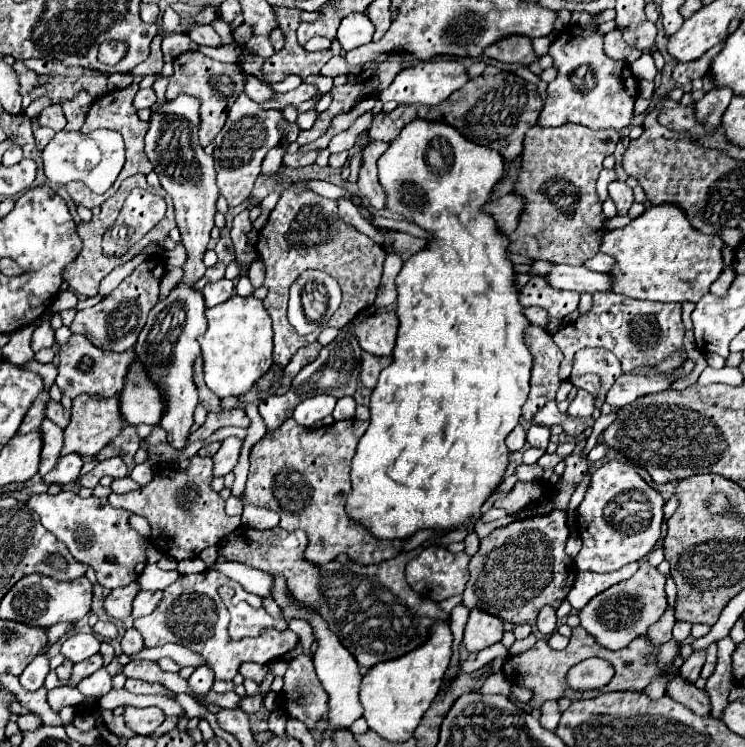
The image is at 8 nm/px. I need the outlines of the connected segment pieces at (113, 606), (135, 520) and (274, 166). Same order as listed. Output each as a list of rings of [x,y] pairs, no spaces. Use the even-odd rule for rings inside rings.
[[[132,581],[126,587],[120,589],[112,589],[112,593],[106,597],[106,613],[116,619],[116,621],[126,621],[132,615],[132,597],[136,597],[136,593],[140,593],[140,585],[136,585],[136,581]]]
[[[134,513],[134,515],[130,515],[130,523],[132,523],[132,529],[136,529],[142,537],[148,537],[150,535],[150,525],[148,525],[146,519],[142,519],[142,517],[138,517]]]
[[[282,141],[278,147],[274,147],[274,149],[268,151],[268,155],[266,155],[264,163],[262,163],[262,175],[266,179],[270,179],[270,177],[274,177],[274,175],[280,173],[280,169],[282,169],[282,157],[286,153],[286,147],[288,147],[288,141]]]

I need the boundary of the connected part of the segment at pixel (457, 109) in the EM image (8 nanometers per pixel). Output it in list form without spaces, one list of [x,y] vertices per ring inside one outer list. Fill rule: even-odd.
[[[488,65],[482,75],[470,79],[464,89],[458,89],[456,93],[452,93],[452,97],[448,97],[448,101],[442,101],[440,105],[398,105],[392,113],[376,113],[368,135],[372,139],[390,143],[392,137],[396,137],[396,133],[400,133],[400,129],[418,115],[422,119],[450,123],[460,129],[460,133],[464,133],[464,137],[468,137],[470,141],[496,149],[504,159],[514,159],[522,153],[524,133],[532,125],[536,125],[542,107],[544,103],[536,91],[536,85],[510,71]]]

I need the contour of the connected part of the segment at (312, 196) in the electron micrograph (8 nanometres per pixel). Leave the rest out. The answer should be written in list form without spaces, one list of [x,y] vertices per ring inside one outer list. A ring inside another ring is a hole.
[[[304,181],[290,183],[282,191],[278,205],[270,213],[268,223],[260,231],[260,237],[256,243],[256,251],[258,251],[260,259],[264,261],[264,269],[266,269],[264,285],[268,287],[268,295],[264,299],[264,307],[274,321],[274,325],[272,325],[274,327],[274,363],[280,369],[290,361],[290,357],[300,347],[314,341],[314,337],[310,337],[310,335],[300,337],[286,319],[288,289],[298,279],[298,275],[308,269],[320,269],[338,281],[338,285],[342,287],[342,303],[338,307],[338,311],[330,317],[328,327],[342,329],[358,313],[362,313],[364,309],[368,309],[374,303],[374,297],[376,297],[376,291],[380,285],[380,277],[382,277],[382,263],[386,257],[386,253],[384,253],[384,249],[380,249],[380,245],[374,245],[374,241],[370,237],[366,237],[356,227],[344,223],[338,217],[336,201],[320,197],[312,189],[302,189],[298,193],[296,187],[302,183]]]

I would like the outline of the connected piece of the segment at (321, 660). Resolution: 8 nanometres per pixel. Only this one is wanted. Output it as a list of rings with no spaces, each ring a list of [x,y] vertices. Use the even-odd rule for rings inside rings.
[[[302,605],[302,607],[286,607],[284,615],[288,619],[290,617],[306,619],[312,625],[316,641],[318,641],[318,651],[316,651],[316,655],[314,655],[312,661],[314,661],[314,667],[316,667],[316,675],[318,675],[322,687],[328,693],[328,705],[330,705],[328,717],[330,717],[330,723],[334,727],[350,727],[362,715],[362,705],[358,701],[358,687],[360,687],[362,675],[358,671],[358,663],[352,657],[352,653],[338,641],[338,637],[328,629],[328,625],[324,623],[324,619],[314,609],[310,609],[306,605]]]

